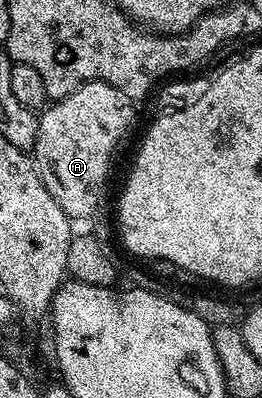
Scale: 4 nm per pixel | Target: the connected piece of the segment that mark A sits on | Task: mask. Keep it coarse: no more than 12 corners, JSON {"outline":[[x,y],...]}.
{"outline":[[101,80],[49,103],[34,149],[73,222],[96,212],[134,101]]}

